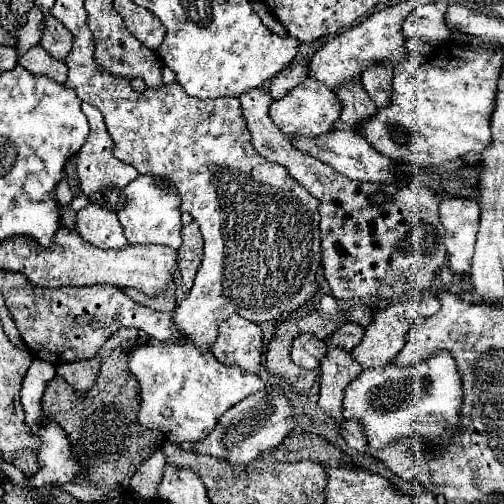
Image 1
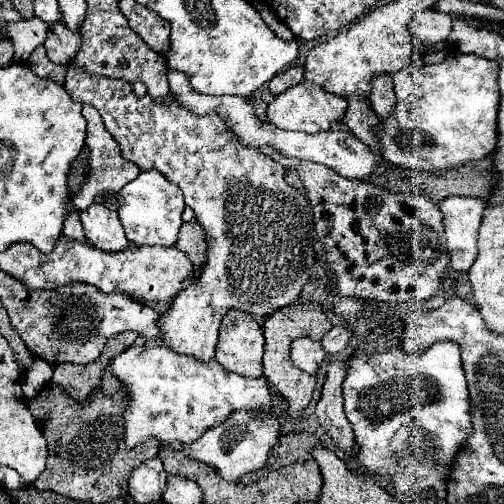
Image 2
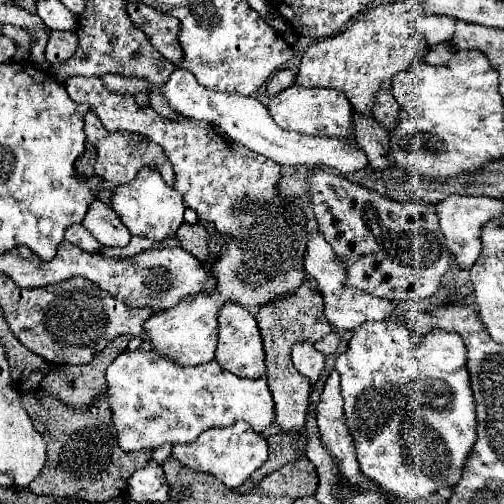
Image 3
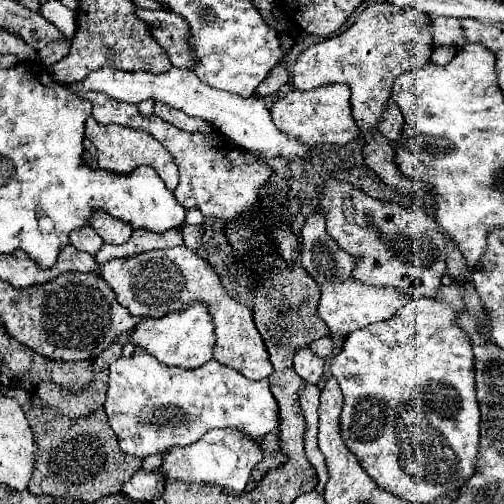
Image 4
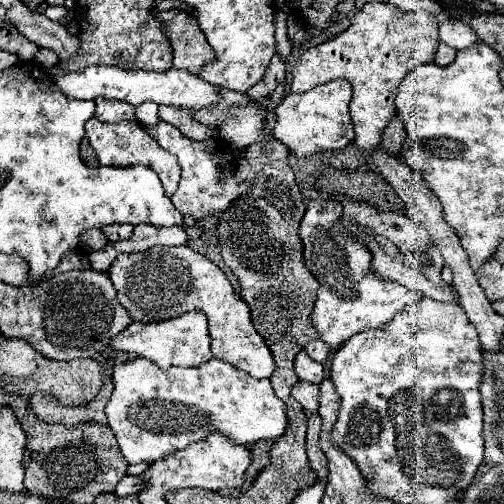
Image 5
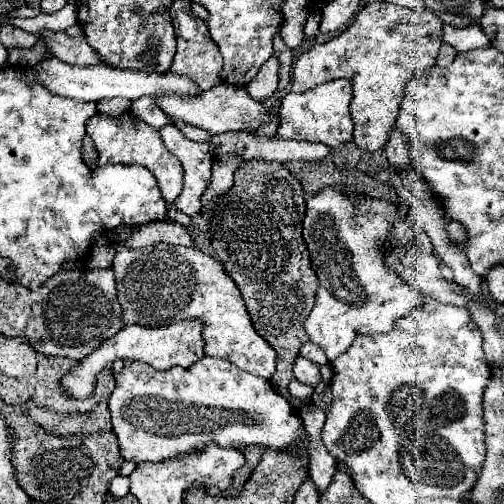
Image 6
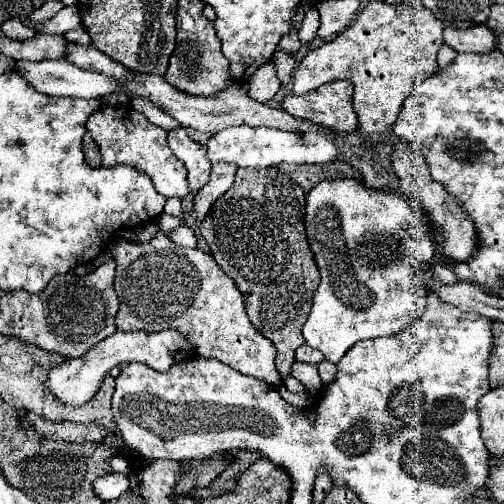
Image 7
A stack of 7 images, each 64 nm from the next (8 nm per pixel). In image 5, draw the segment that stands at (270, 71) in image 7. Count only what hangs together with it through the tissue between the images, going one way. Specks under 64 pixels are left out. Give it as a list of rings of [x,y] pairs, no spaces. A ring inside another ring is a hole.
[[[274,54],[262,80],[248,90],[248,96],[252,96],[252,100],[256,100],[256,102],[270,96],[276,90],[276,86],[284,80],[284,74],[286,74],[286,64],[278,54]]]

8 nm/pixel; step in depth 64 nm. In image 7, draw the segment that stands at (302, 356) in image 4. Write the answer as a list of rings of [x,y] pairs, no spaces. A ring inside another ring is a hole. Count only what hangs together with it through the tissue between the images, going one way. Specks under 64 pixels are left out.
[[[296,362],[292,366],[292,376],[304,384],[306,392],[310,394],[316,394],[316,390],[322,390],[322,380],[320,380],[320,374],[318,374],[318,368],[314,364],[302,364],[302,362]]]

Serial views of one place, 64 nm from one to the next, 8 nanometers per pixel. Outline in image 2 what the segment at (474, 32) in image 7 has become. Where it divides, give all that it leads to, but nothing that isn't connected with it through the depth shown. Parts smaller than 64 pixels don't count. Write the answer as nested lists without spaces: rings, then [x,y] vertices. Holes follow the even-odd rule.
[[[424,10],[418,12],[410,20],[410,32],[416,36],[422,44],[434,46],[438,42],[446,42],[452,30],[452,20],[444,12],[434,12],[434,10]]]

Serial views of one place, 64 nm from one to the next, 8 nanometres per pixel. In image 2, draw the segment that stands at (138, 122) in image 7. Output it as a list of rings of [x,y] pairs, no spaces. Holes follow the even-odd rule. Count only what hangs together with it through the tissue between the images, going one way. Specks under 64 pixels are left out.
[[[84,104],[82,114],[84,114],[86,122],[88,122],[86,146],[90,148],[90,172],[88,172],[88,180],[84,182],[82,190],[76,194],[74,204],[76,204],[76,208],[82,208],[82,210],[84,210],[84,208],[88,208],[88,206],[94,202],[94,198],[96,198],[98,192],[124,188],[128,182],[132,182],[132,180],[138,176],[140,168],[138,168],[134,162],[124,160],[124,154],[122,154],[122,150],[120,150],[120,144],[116,142],[116,138],[114,138],[112,134],[108,134],[108,130],[104,128],[104,122],[102,122],[100,114],[96,112],[96,108]]]

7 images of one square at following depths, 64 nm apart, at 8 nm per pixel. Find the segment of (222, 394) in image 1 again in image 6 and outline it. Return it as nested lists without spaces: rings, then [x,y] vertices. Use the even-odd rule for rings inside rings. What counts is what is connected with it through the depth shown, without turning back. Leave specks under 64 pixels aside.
[[[200,358],[188,368],[174,366],[166,372],[158,372],[144,362],[128,362],[116,378],[116,388],[110,396],[112,428],[120,442],[120,454],[124,460],[132,462],[162,462],[168,458],[204,452],[204,448],[214,442],[218,446],[228,446],[242,450],[244,446],[262,444],[270,450],[294,452],[300,448],[306,456],[310,454],[310,436],[304,430],[302,418],[292,410],[288,400],[274,392],[272,384],[264,378],[246,374],[244,370],[228,364],[220,358]]]

